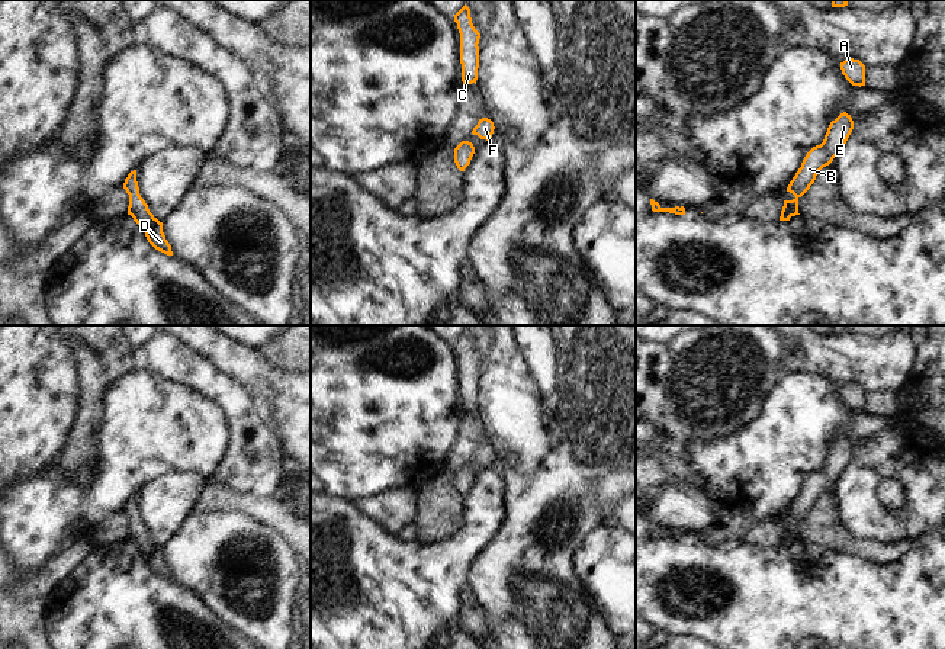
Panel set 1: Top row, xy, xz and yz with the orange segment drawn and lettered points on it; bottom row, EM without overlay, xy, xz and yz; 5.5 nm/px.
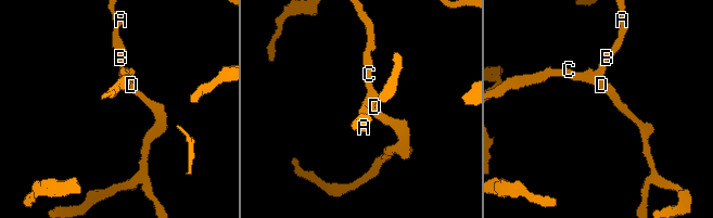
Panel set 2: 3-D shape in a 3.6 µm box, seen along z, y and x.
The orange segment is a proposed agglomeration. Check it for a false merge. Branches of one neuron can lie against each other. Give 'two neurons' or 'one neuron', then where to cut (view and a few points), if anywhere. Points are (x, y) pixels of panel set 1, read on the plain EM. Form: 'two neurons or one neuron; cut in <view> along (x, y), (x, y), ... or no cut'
one neuron; no cut

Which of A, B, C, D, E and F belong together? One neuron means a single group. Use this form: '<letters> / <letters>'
A B C D E F

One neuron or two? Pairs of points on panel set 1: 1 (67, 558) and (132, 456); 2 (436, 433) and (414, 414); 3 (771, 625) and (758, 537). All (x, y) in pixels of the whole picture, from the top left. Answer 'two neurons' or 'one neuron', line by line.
1: two neurons
2: one neuron
3: two neurons

